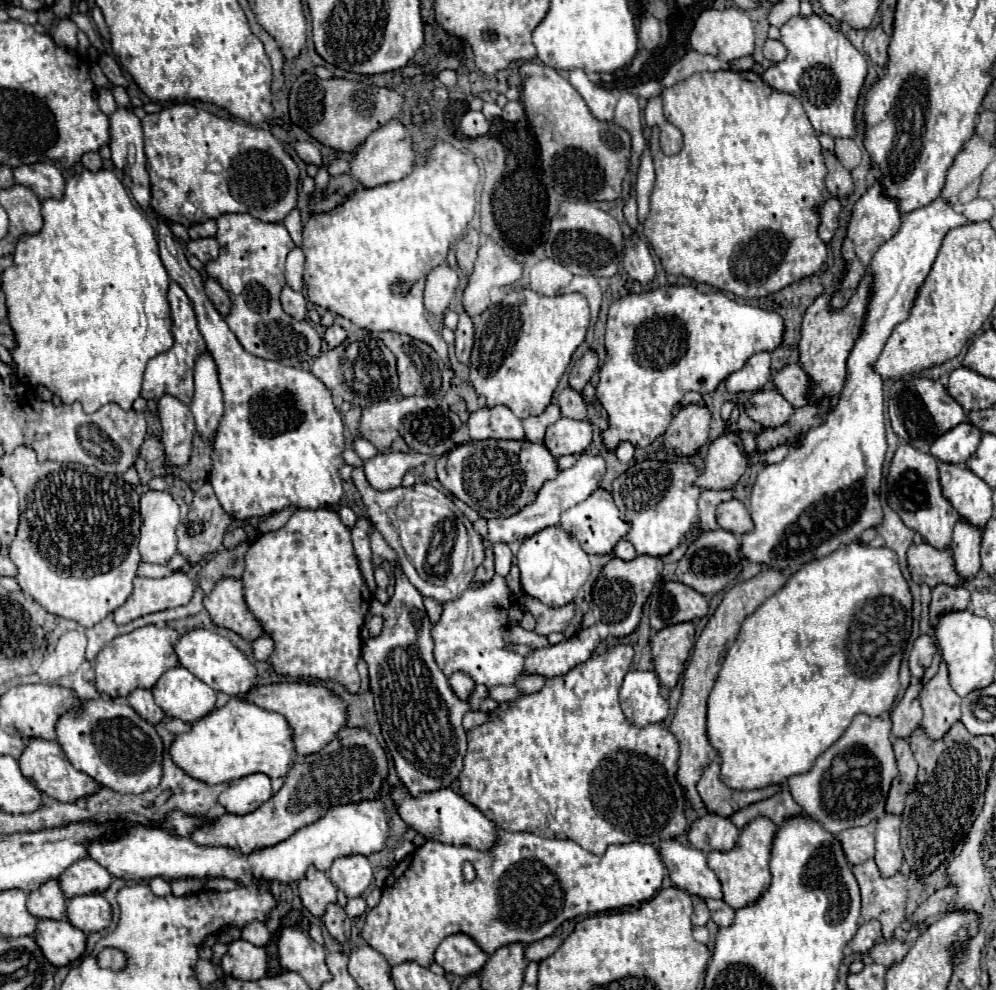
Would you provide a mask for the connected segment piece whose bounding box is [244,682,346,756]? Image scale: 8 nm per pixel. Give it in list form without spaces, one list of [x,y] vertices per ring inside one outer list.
[[[280,682],[270,686],[256,686],[246,696],[246,702],[252,702],[268,712],[278,712],[286,718],[290,730],[292,730],[292,742],[294,742],[294,754],[306,756],[320,752],[330,740],[336,738],[338,730],[346,724],[346,706],[344,702],[334,696],[324,686],[314,684],[298,684],[298,682]]]

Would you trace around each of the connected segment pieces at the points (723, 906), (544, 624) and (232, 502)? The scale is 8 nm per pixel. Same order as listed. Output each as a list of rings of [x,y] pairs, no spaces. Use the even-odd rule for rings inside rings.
[[[704,900],[710,914],[712,914],[712,920],[718,924],[718,926],[730,926],[732,920],[734,920],[734,910],[724,902],[724,900]]]
[[[520,596],[518,604],[528,608],[530,614],[536,618],[534,632],[540,636],[548,636],[550,632],[562,632],[574,616],[574,604],[568,604],[564,608],[548,608],[546,604],[532,600],[530,596]]]
[[[160,220],[158,224],[158,244],[160,258],[168,270],[168,276],[176,284],[180,284],[182,290],[188,294],[198,318],[200,334],[204,336],[208,352],[212,354],[218,366],[220,386],[224,392],[224,416],[214,434],[214,462],[210,472],[210,484],[222,508],[236,520],[270,516],[272,512],[280,512],[288,506],[298,506],[302,510],[334,508],[344,492],[340,468],[346,464],[342,458],[346,444],[342,416],[336,410],[328,388],[306,370],[290,368],[280,362],[248,354],[228,328],[226,320],[220,316],[220,312],[216,312],[214,304],[208,300],[200,272],[188,264],[182,246],[174,246],[174,236],[164,220]]]

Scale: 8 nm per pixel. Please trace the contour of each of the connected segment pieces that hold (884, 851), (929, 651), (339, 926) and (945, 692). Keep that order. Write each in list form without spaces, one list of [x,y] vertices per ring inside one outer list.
[[[884,814],[878,820],[876,828],[876,866],[880,876],[890,878],[900,872],[902,868],[902,850],[900,850],[900,816]]]
[[[930,634],[926,636],[920,636],[916,642],[914,642],[914,648],[910,652],[910,658],[908,658],[908,666],[910,666],[910,674],[920,680],[926,672],[926,668],[930,666],[932,662],[932,656],[934,656],[936,648],[934,648],[934,640]]]
[[[330,904],[326,908],[326,914],[324,914],[324,924],[328,928],[328,932],[340,942],[344,944],[350,936],[350,926],[352,926],[352,920],[348,918],[346,910],[338,904]]]
[[[942,662],[938,674],[932,680],[924,682],[920,692],[920,704],[924,710],[920,726],[930,740],[942,740],[954,722],[960,720],[960,702],[960,696],[948,682],[946,664]]]

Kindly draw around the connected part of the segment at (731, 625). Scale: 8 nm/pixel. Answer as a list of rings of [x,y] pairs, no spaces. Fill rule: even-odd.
[[[766,568],[762,570],[760,574],[756,574],[754,578],[750,580],[744,580],[736,586],[732,586],[726,596],[722,598],[720,606],[716,608],[714,616],[708,620],[702,636],[698,638],[696,642],[696,648],[694,648],[694,654],[690,658],[690,664],[684,672],[684,688],[682,688],[682,698],[678,702],[678,708],[676,708],[676,714],[672,718],[672,724],[670,724],[670,732],[678,738],[680,742],[680,760],[678,760],[678,780],[682,784],[682,788],[686,790],[690,802],[692,802],[692,808],[702,808],[702,800],[696,792],[696,784],[704,772],[706,766],[710,766],[710,762],[718,760],[718,752],[710,746],[706,746],[706,700],[708,700],[708,694],[710,690],[714,688],[714,682],[718,678],[718,672],[722,668],[722,658],[728,650],[728,646],[736,640],[738,632],[740,632],[740,626],[742,626],[742,620],[746,618],[746,614],[752,614],[768,596],[772,596],[774,592],[778,592],[786,582],[788,582],[788,574],[780,572],[780,570],[774,570],[774,568]]]

